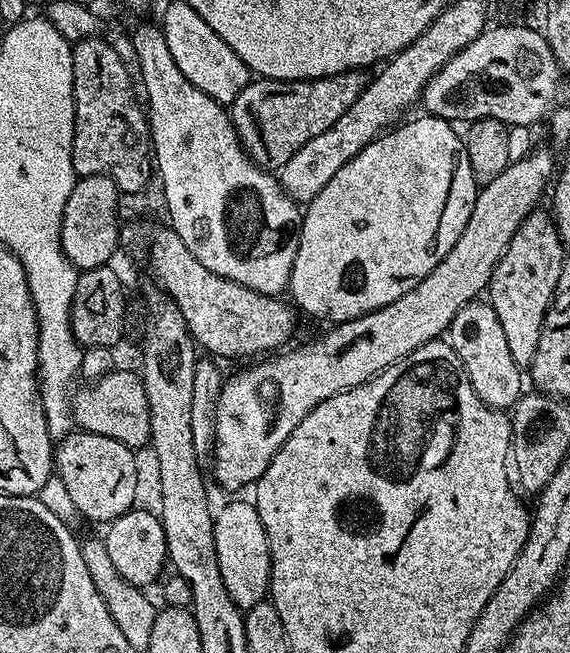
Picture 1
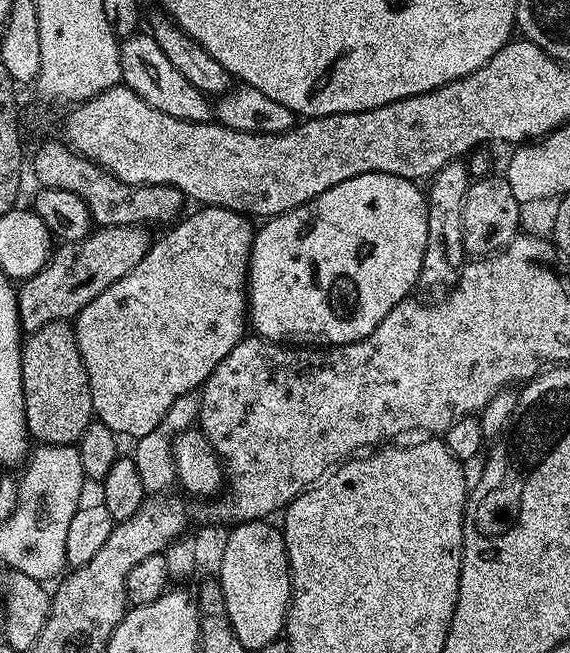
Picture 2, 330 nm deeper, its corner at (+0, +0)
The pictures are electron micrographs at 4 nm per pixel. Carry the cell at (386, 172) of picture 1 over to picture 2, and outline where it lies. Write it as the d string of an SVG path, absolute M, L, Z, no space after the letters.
M367 172L358 174L358 178L346 178L346 182L338 182L338 186L330 186L318 198L306 202L280 216L265 219L264 224L255 229L252 237L252 253L248 263L248 320L250 328L261 340L272 340L276 344L289 346L335 346L349 344L366 338L366 334L374 334L374 326L398 306L398 302L409 299L413 295L412 287L417 287L422 270L422 254L426 254L426 206L428 201L421 185L415 180L407 180L394 174Z

